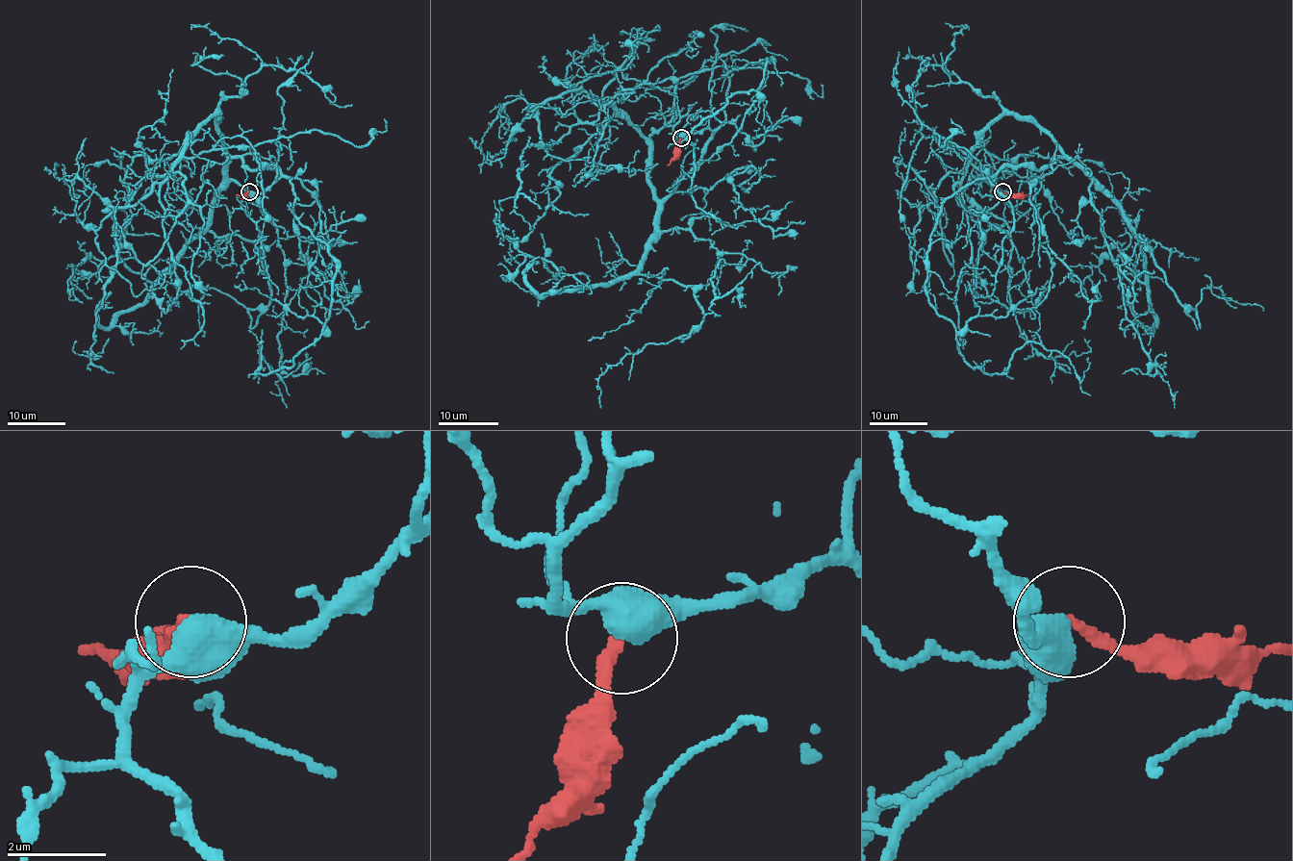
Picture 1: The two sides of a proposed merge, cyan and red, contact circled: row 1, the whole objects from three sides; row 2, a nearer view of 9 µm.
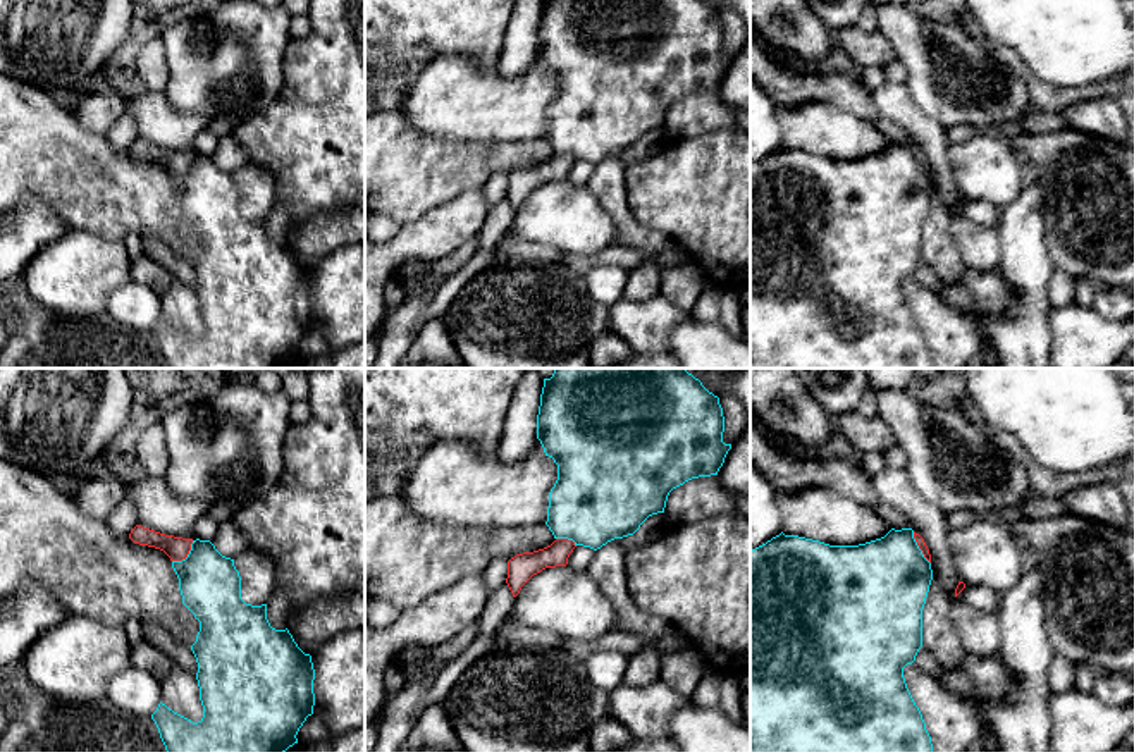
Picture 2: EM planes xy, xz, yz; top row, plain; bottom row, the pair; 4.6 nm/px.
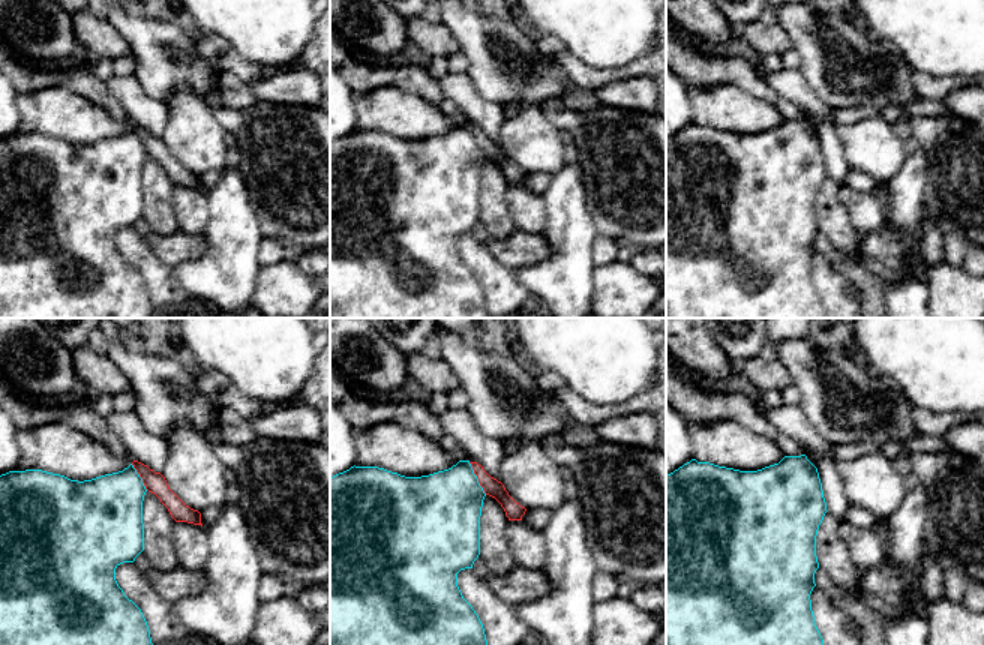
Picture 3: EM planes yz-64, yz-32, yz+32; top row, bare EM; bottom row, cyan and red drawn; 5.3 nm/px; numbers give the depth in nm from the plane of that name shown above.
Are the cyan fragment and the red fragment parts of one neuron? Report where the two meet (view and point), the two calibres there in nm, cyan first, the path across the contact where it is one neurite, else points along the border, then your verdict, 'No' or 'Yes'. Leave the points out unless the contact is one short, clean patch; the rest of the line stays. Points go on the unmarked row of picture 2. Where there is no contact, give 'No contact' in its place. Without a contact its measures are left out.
Touches cyan at xy (188, 171). Thickness 280 nm (cyan) against 110 nm. Boundary: xy (193, 155), (188, 169), (172, 176). No

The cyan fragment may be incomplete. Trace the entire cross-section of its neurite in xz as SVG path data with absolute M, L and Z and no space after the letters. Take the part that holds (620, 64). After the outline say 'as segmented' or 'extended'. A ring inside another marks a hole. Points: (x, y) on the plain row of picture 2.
M544 0L537 29L537 53L545 71L558 79L558 95L549 107L549 122L545 139L554 153L573 155L575 160L601 163L614 153L633 150L640 139L652 129L664 127L668 110L673 103L699 91L718 89L731 59L723 57L724 31L719 12L704 0Z; as segmented

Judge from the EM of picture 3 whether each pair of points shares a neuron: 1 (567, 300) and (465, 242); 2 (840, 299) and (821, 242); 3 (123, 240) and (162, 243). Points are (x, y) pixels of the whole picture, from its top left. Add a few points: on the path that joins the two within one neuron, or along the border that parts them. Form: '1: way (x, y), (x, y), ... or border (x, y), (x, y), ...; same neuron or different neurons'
1: border (512, 270), (533, 299); different neurons
2: border (816, 249), (854, 284); different neurons
3: border (143, 239), (170, 267); different neurons

